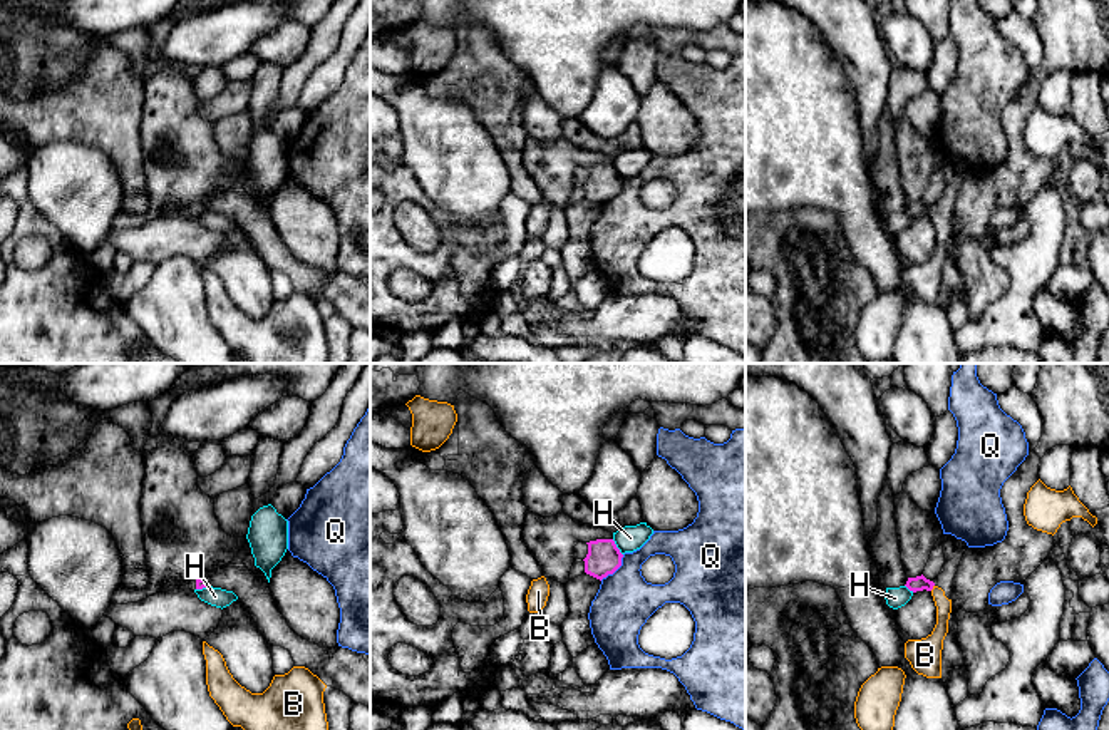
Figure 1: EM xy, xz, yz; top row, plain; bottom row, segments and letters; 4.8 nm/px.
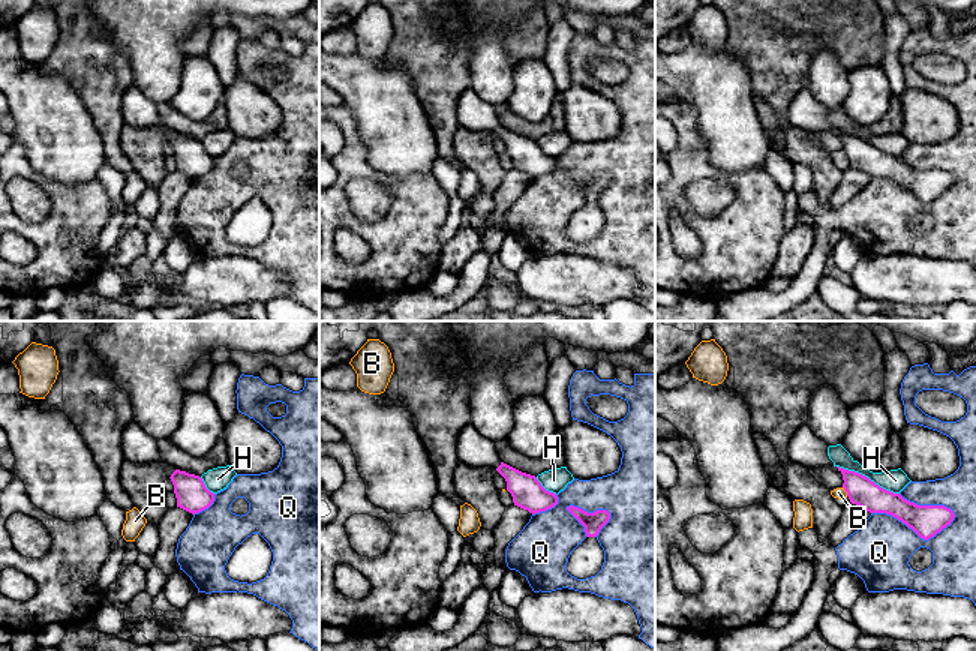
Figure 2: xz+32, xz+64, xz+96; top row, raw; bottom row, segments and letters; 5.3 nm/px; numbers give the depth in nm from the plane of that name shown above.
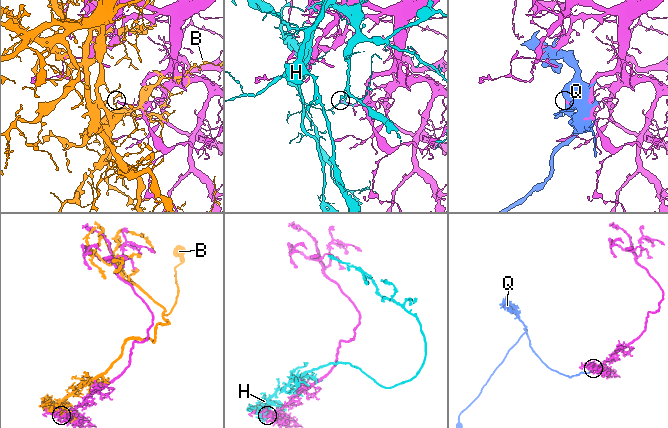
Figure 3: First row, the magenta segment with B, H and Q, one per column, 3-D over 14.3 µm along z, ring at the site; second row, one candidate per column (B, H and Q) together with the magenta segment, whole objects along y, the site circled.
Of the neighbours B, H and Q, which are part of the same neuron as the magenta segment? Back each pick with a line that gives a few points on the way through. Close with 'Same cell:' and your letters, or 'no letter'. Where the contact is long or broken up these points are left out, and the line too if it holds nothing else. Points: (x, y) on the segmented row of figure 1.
Same cell: no letter

